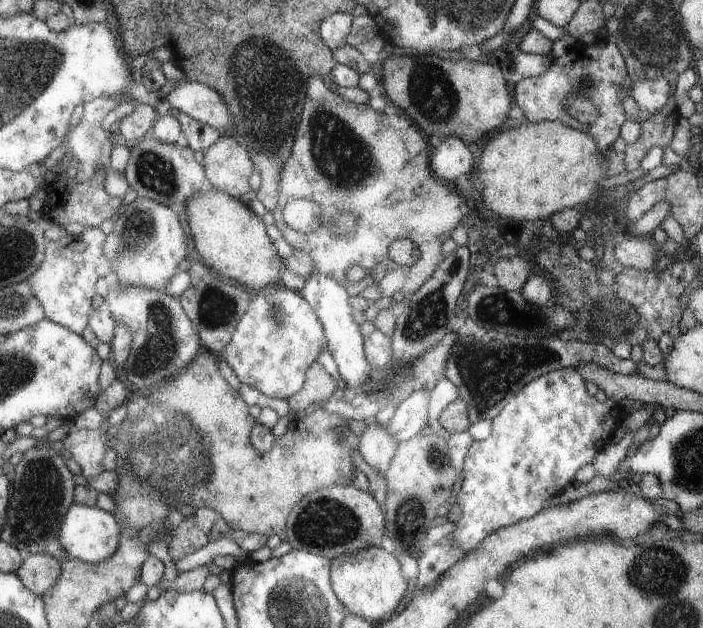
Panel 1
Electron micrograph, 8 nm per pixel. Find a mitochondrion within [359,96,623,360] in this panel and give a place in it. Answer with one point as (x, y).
(500, 310)

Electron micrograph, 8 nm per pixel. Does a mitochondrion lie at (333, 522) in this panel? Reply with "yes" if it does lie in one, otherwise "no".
yes

